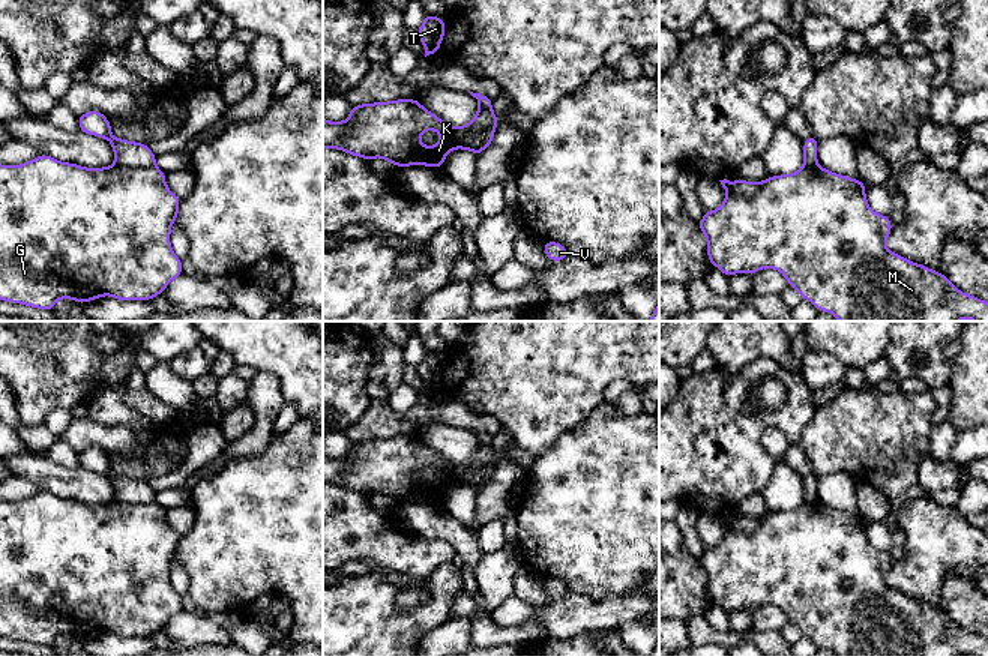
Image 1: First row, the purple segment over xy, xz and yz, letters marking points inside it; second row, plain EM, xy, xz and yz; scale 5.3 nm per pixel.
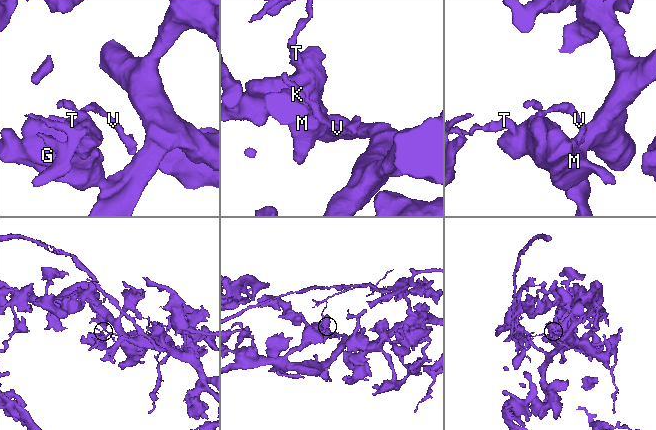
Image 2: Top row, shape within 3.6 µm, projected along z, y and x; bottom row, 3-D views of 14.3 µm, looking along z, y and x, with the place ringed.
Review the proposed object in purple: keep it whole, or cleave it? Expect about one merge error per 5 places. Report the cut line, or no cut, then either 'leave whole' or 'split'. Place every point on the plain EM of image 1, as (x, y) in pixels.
cut in xz along (485, 470), (470, 467), (463, 475); split

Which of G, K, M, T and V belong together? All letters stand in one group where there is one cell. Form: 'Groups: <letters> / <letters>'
Groups: G K M / T V

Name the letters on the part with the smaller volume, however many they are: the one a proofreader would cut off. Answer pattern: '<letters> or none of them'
T, V

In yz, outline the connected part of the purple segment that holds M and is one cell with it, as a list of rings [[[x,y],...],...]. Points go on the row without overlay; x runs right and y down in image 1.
[[[803,501],[796,509],[767,513],[752,534],[727,530],[718,545],[704,548],[697,558],[707,576],[709,597],[727,614],[776,605],[802,635],[838,656],[988,656],[988,638],[959,627],[941,608],[908,597],[886,584],[893,560],[868,542],[865,525],[866,521],[853,513],[820,501]]]

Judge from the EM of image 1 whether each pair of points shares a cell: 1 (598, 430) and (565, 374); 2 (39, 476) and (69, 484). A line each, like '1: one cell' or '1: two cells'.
1: two cells
2: one cell

